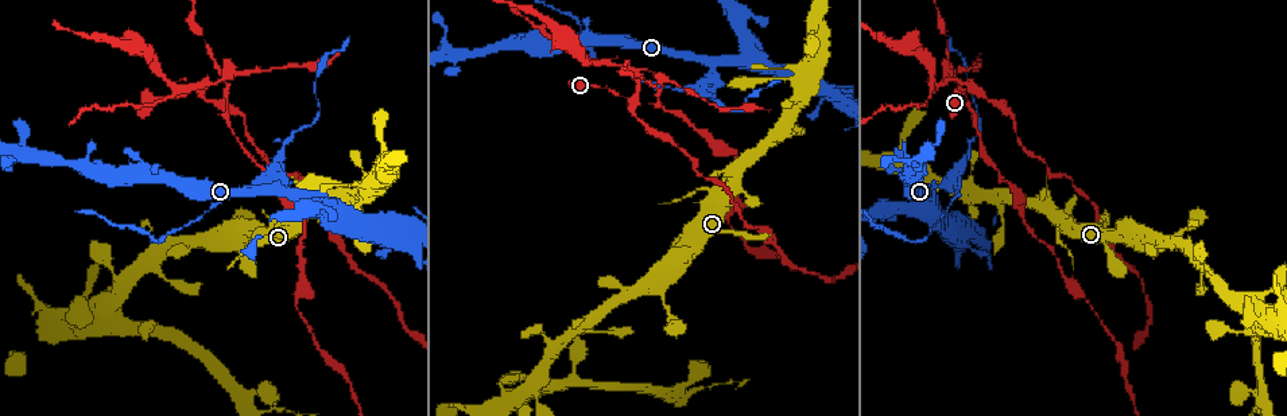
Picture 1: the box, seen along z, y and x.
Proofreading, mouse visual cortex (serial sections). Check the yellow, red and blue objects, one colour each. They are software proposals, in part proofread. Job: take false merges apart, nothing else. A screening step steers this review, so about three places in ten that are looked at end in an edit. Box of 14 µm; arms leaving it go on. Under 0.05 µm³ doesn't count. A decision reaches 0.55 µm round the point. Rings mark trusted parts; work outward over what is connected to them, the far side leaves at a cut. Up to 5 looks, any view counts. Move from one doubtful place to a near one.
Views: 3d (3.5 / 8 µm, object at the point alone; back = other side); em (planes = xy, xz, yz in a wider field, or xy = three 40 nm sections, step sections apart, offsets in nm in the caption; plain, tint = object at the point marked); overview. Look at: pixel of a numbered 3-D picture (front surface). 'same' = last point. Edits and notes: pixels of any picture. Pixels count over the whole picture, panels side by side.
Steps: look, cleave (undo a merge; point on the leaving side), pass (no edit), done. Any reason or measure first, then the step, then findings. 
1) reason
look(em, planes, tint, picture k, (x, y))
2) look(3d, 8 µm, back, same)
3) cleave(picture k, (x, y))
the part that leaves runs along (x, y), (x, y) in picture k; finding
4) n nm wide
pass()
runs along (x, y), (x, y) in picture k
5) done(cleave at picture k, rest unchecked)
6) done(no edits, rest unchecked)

look(3d, 3.5 µm, back, picture 1, (709, 63))

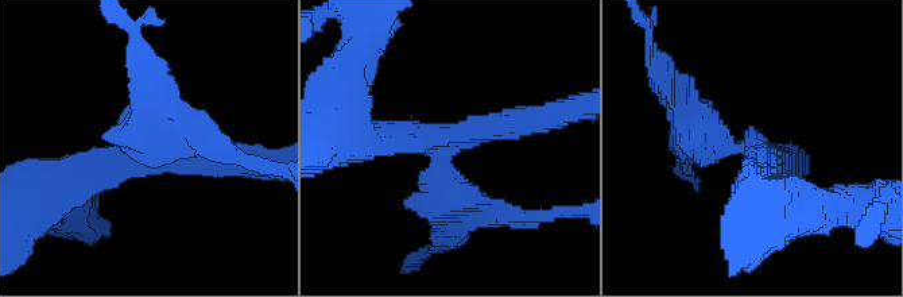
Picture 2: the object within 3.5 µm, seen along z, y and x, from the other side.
3 arms; arms of 350, 400, 400 nm; shape alone is not enough
look(em, xy, step 1, tint, picture 2, (448, 141))

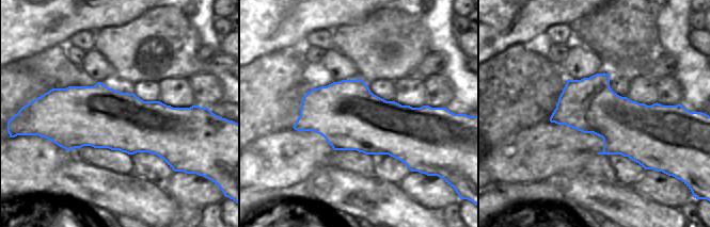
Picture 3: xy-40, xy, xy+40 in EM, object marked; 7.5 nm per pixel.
500 nm wide
cleave(picture 2, (704, 120))
the part that leaves runs along (731, 149), (697, 128), (679, 149) in picture 2; a second cell is stuck on

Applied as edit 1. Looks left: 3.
see it whole again
look(overview)

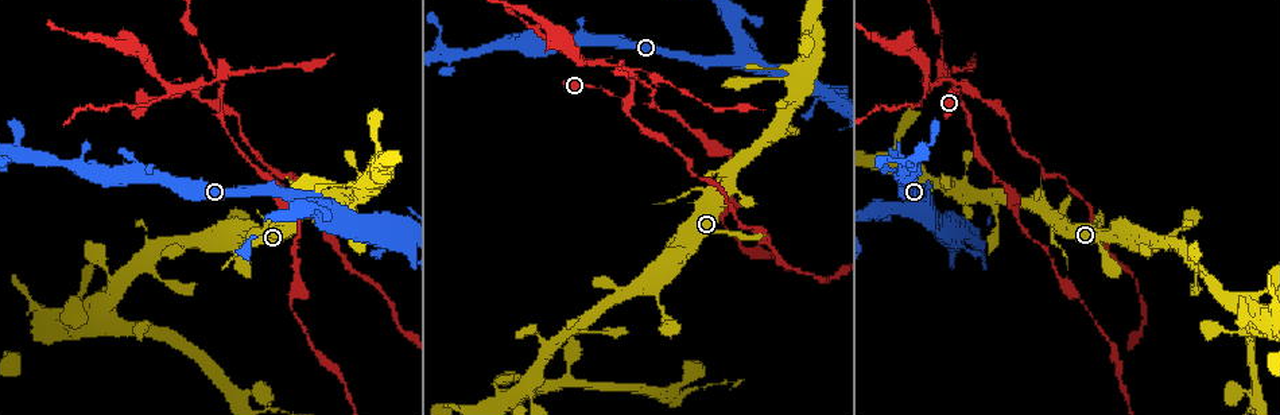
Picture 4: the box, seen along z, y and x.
calibre changes
look(3d, 3.5 µm, picture 4, (1107, 247))

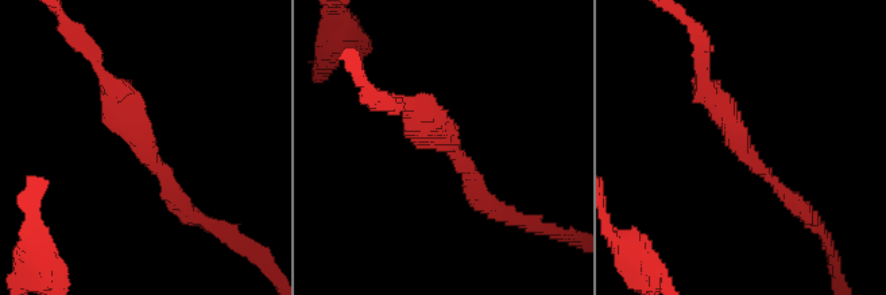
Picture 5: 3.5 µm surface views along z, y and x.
look(em, xy, step 1, tint, picture 5, (735, 142))

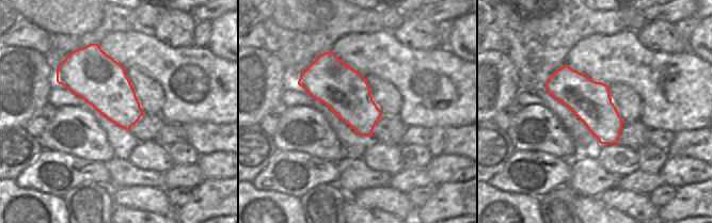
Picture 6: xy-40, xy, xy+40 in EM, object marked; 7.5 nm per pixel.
arms of 150, 250 nm
pass()
runs along (701, 72), (739, 146), (794, 204) in picture 5; one cell here

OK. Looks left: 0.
done(cleave at picture 2, rest unchecked)

